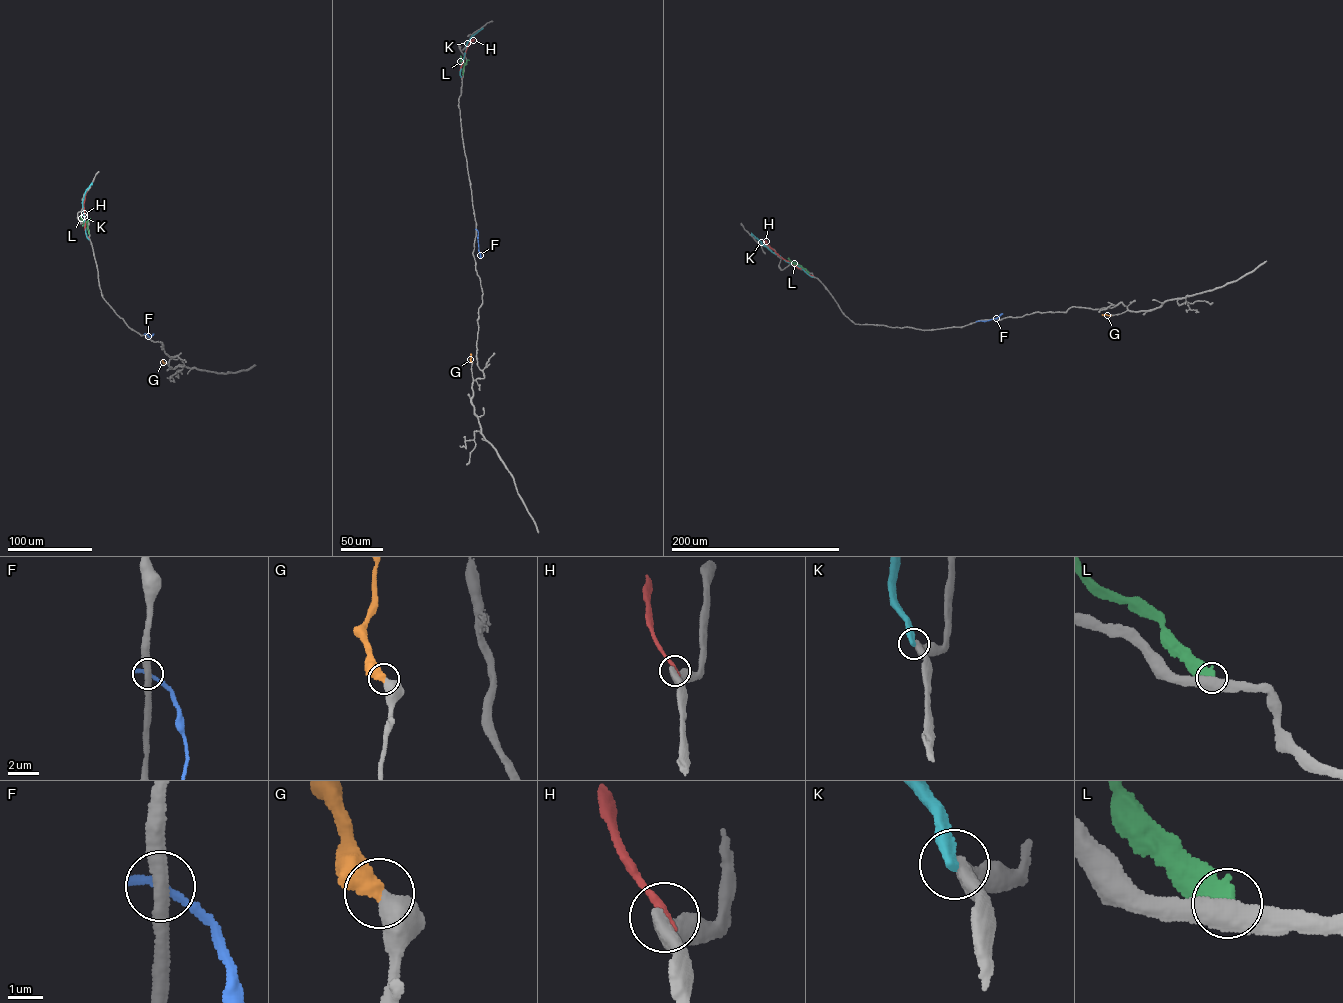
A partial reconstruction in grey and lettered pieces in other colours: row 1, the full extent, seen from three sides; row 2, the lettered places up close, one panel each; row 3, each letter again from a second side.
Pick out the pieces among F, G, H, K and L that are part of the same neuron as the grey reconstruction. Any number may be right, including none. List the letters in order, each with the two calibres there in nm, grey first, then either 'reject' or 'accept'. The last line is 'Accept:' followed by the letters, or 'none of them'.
F: 380/320 nm | reject
G: 650/500 nm | accept
H: 440/380 nm | reject
K: 480/480 nm | reject
L: 500/550 nm | reject
Accept: G

